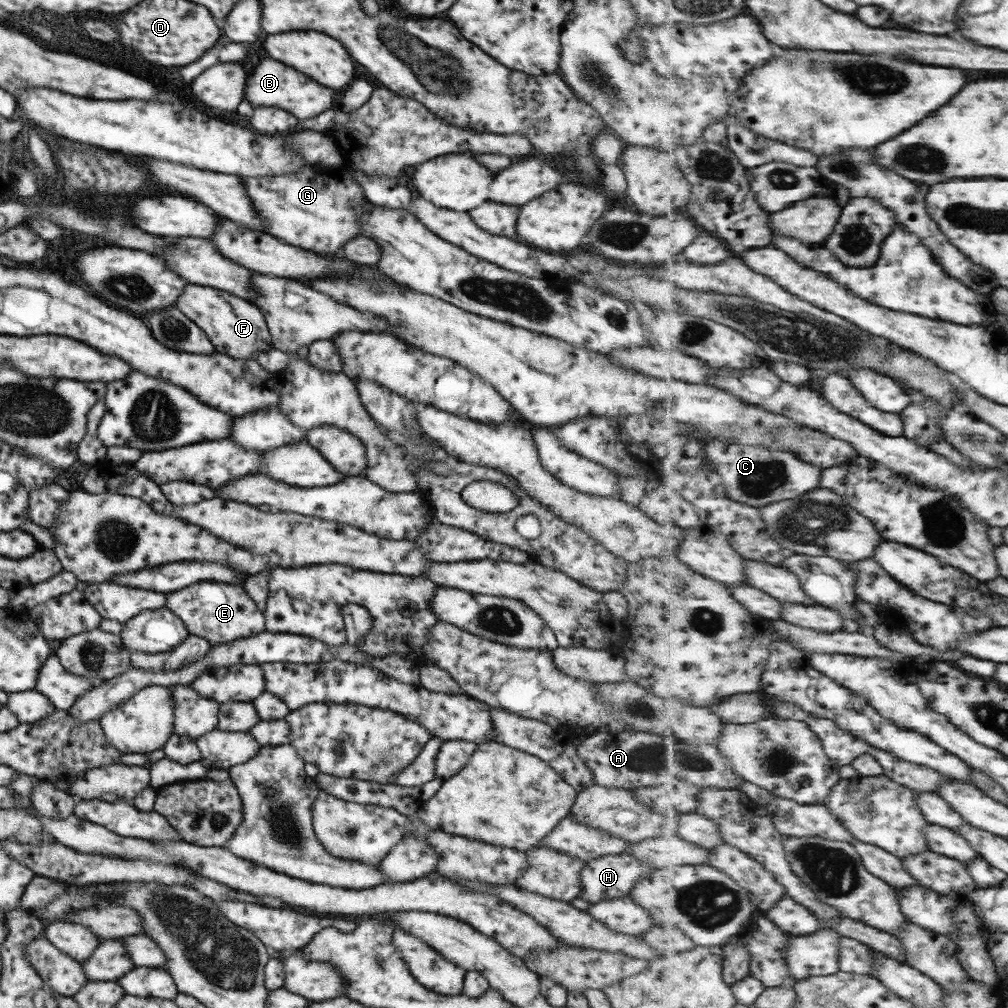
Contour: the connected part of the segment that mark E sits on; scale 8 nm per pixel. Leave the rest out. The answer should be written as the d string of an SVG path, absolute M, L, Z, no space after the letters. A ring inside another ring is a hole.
M199 581L165 595L167 602L164 606L181 619L188 634L204 638L210 645L228 644L238 638L247 638L265 631L264 615L242 585Z

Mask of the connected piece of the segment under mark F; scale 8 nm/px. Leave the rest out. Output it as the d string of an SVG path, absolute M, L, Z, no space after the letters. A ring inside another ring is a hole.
M187 284L181 294L177 296L174 303L179 312L187 316L191 323L195 322L197 328L205 332L205 336L211 340L215 352L229 356L233 359L255 359L259 352L272 350L270 334L263 315L257 306L245 299L238 298L224 292L207 288L207 286L197 286L197 284Z

